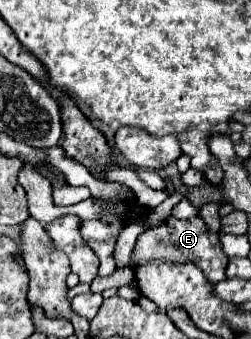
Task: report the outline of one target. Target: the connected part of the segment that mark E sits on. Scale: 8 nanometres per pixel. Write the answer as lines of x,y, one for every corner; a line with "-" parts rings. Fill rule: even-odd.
168,217
164,225
144,231
138,237
138,243
136,243
136,249
132,255
132,267
138,267
150,259
166,259
166,261
174,261
174,263
192,261
204,271
204,275
208,277
210,283
220,283
226,279
228,257
222,251
220,235
216,231
210,231
200,217
190,217
190,219

